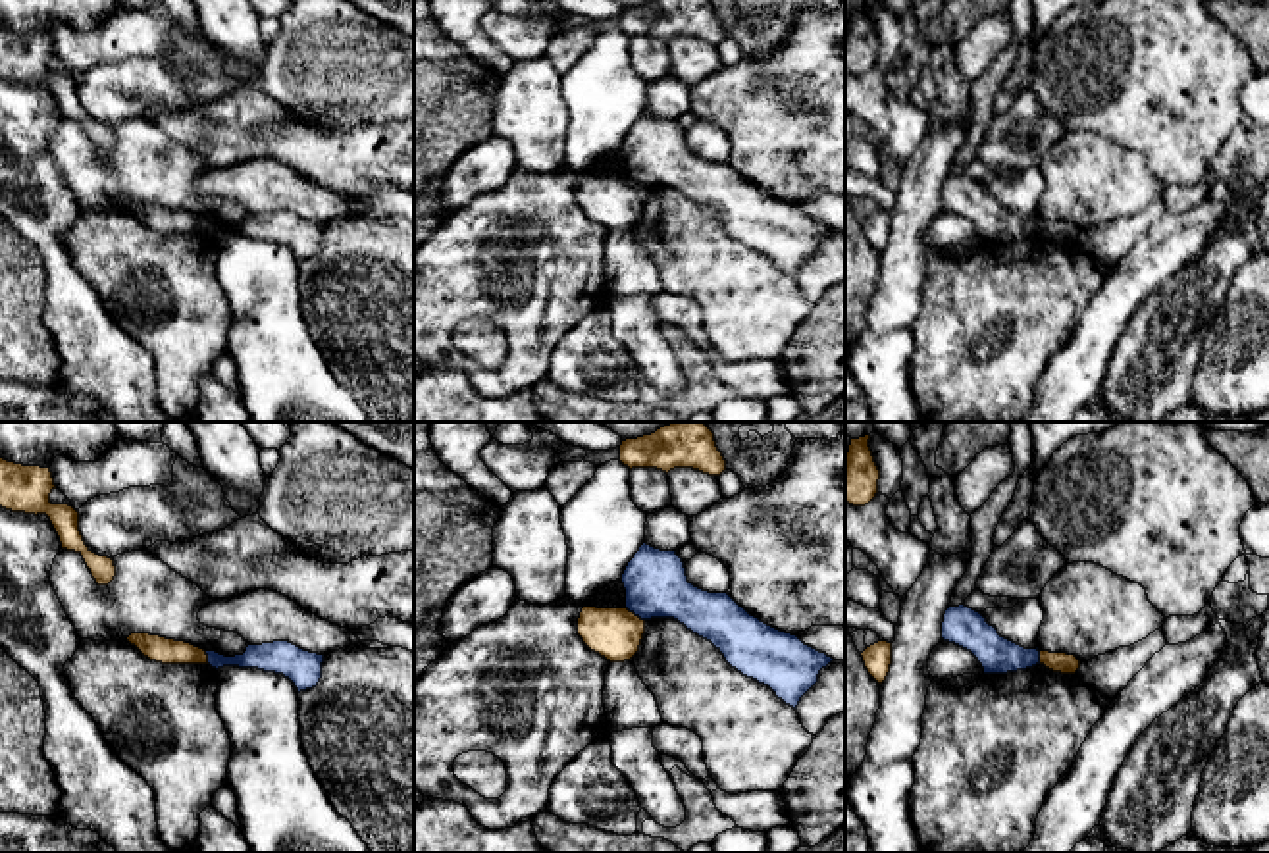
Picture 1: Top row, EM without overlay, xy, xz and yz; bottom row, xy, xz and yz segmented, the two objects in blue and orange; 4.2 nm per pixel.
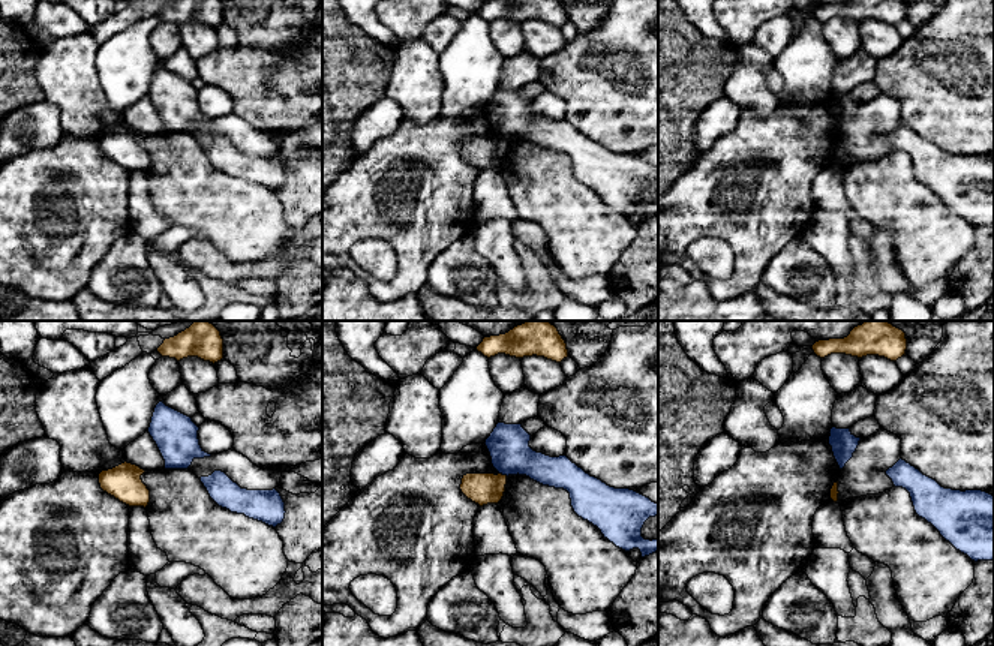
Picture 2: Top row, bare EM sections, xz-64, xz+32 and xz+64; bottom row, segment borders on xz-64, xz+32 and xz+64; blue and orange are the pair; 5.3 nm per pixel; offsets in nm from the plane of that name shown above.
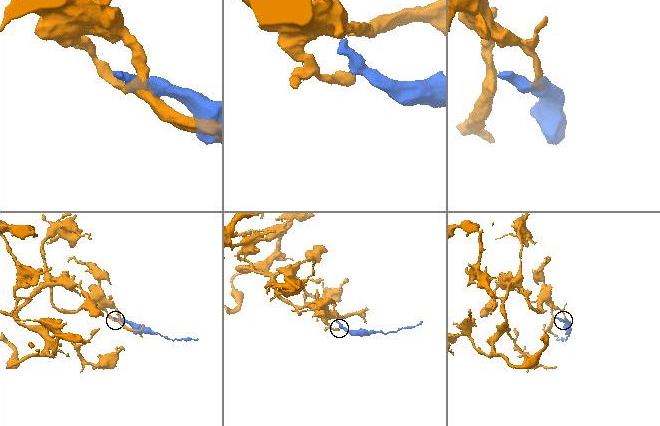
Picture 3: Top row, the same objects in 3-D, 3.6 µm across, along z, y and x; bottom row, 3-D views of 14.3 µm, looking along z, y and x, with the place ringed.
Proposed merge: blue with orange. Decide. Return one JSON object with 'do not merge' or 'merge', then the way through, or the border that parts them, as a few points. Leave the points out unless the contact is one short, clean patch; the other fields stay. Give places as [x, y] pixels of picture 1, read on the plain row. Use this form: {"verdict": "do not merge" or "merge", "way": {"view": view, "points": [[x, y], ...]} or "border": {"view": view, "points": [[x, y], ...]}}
{"verdict": "do not merge", "border": {"view": "xz", "points": [[626, 176], [644, 189]]}}

